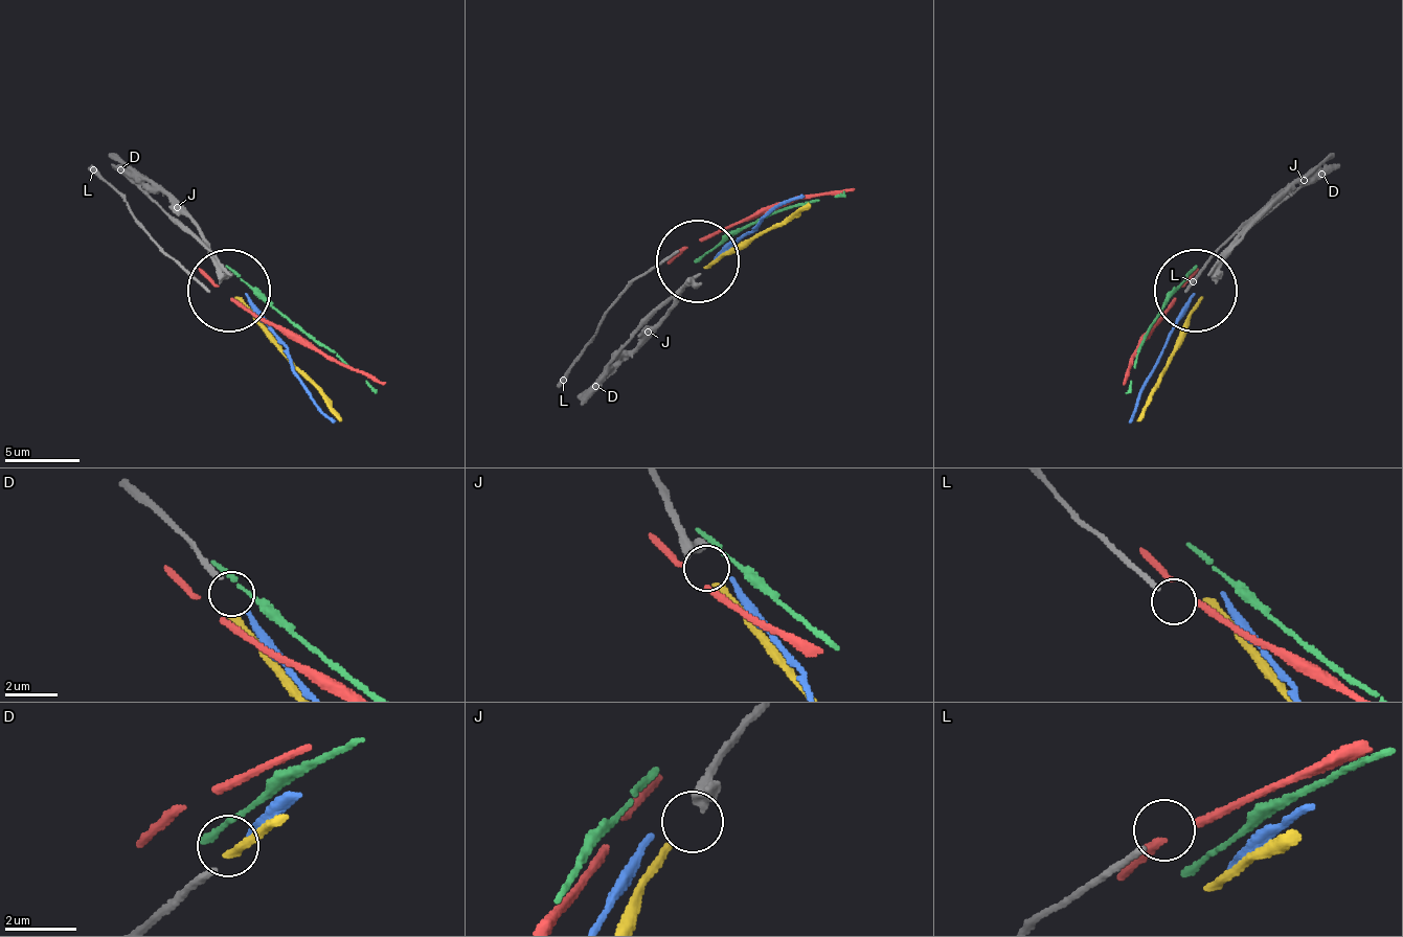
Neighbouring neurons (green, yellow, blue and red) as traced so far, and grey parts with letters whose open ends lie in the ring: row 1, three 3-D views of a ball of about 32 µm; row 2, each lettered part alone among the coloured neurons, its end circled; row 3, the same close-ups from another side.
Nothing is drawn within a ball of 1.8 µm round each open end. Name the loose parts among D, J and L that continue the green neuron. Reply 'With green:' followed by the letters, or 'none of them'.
With green: none of them

